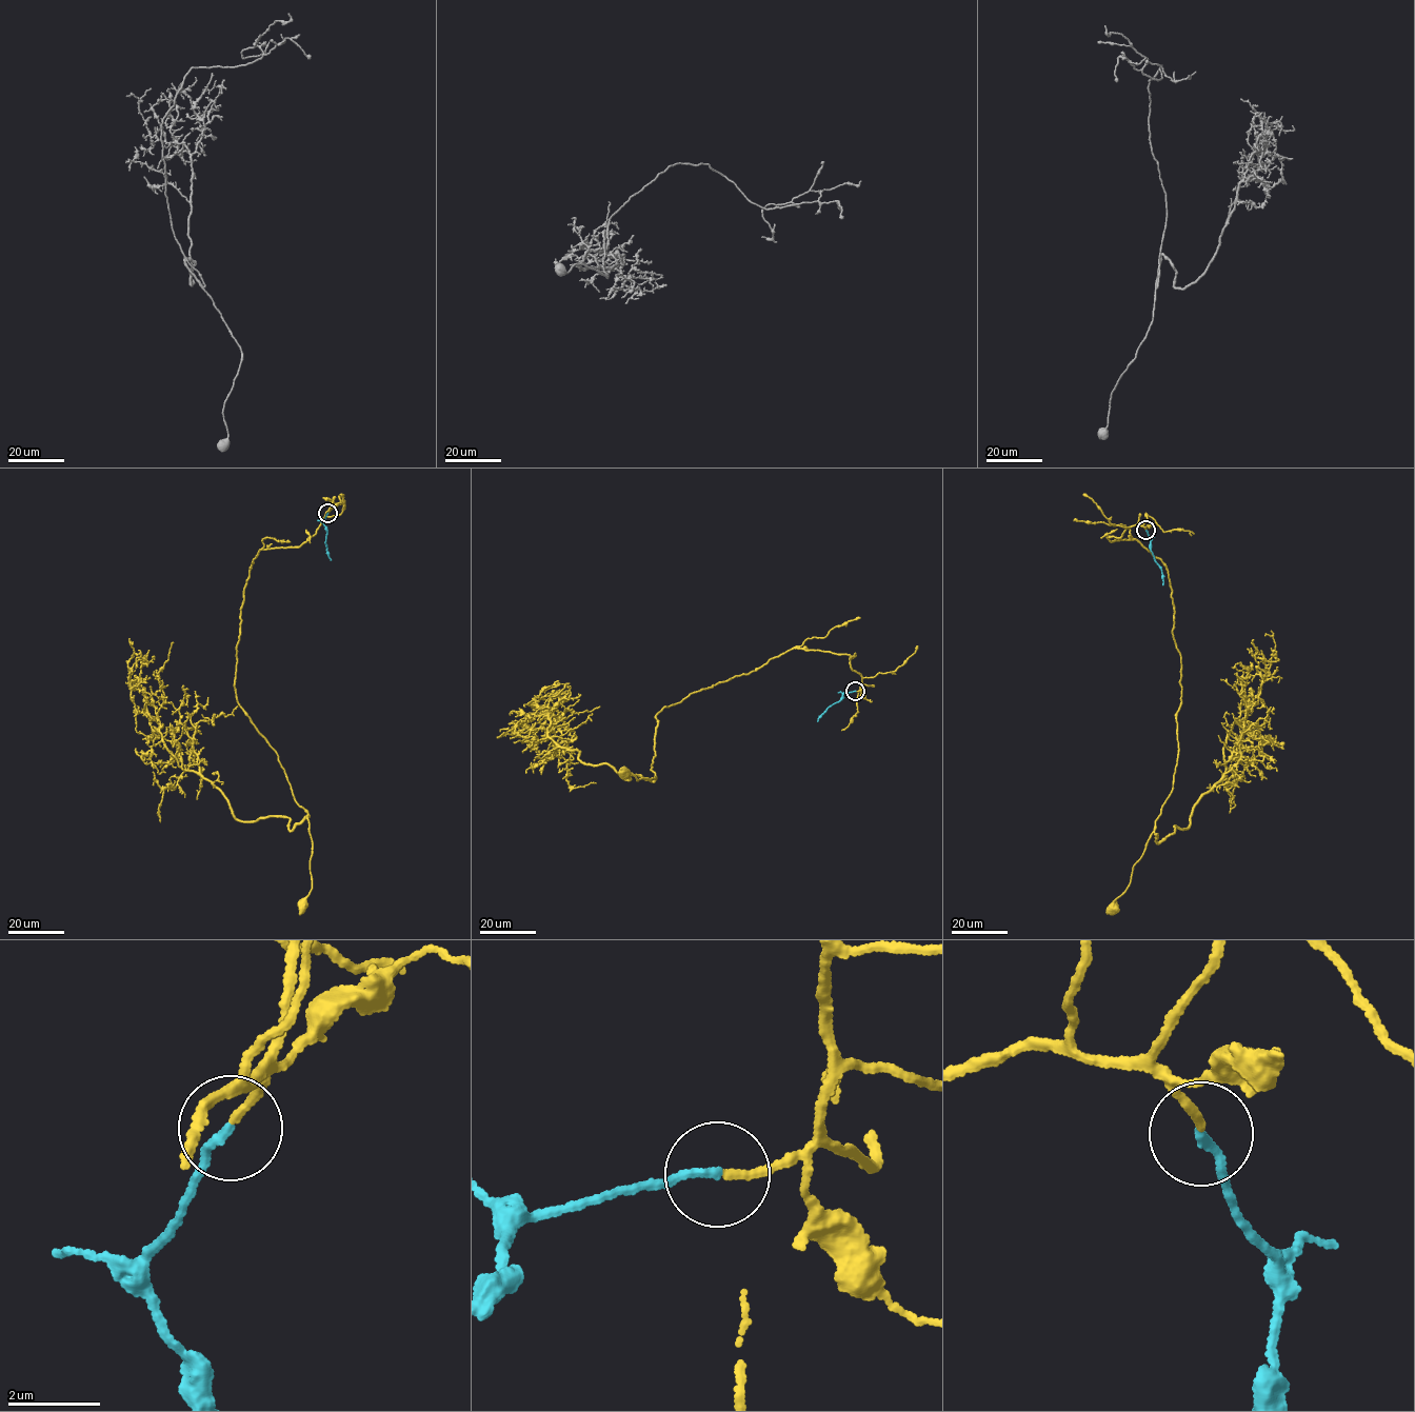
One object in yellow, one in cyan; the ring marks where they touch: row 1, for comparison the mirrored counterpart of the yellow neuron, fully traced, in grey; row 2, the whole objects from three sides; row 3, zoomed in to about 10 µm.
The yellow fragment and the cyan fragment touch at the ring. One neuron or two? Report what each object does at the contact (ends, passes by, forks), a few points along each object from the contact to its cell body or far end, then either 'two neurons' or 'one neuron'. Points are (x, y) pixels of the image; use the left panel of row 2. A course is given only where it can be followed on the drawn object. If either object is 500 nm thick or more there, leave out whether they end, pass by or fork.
yellow ends there; cyan ends there; yellow runs (327, 513), (297, 547), (260, 550), (236, 650), (237, 703), (307, 814), (312, 889), (301, 903); cyan runs (327, 513), (323, 520), (331, 560); one neuron

